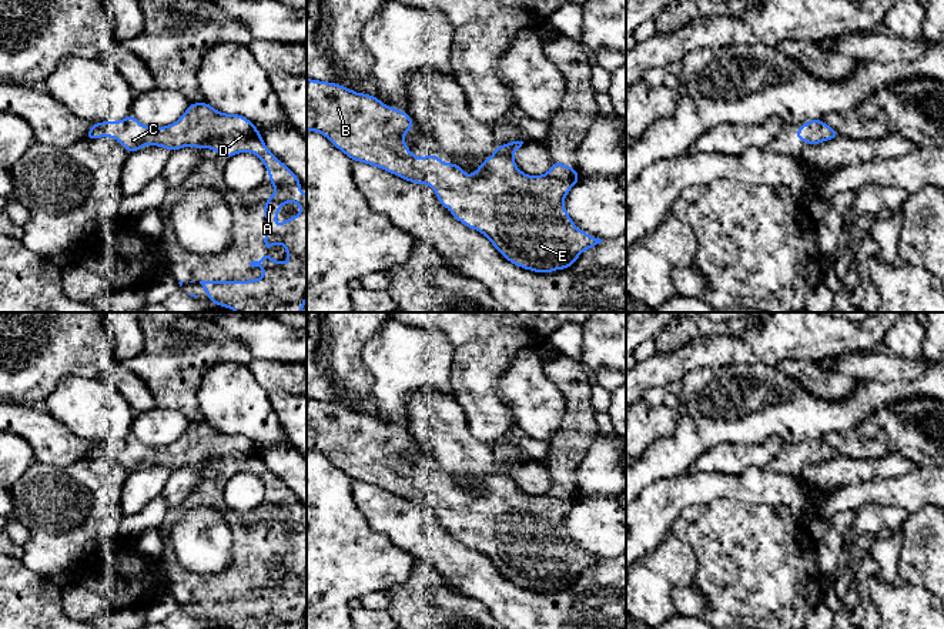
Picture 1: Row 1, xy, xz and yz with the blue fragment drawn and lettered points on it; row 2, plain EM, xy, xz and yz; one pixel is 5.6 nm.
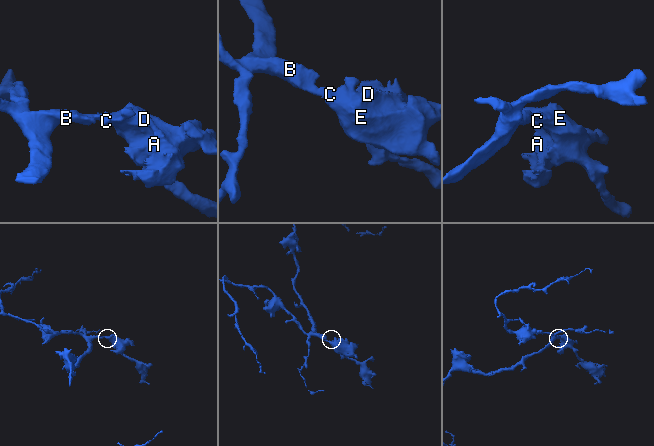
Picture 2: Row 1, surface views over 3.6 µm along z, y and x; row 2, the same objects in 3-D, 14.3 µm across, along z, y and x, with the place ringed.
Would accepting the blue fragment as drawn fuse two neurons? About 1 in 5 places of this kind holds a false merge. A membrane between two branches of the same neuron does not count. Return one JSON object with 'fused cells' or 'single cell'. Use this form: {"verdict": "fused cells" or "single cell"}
{"verdict": "single cell"}

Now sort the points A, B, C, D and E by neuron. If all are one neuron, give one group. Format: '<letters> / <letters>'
A B C D E

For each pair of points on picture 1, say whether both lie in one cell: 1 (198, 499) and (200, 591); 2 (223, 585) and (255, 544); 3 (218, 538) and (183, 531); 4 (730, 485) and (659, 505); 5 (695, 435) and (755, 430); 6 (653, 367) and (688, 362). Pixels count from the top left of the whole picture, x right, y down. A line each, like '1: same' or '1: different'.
1: same
2: same
3: same
4: same
5: same
6: same

